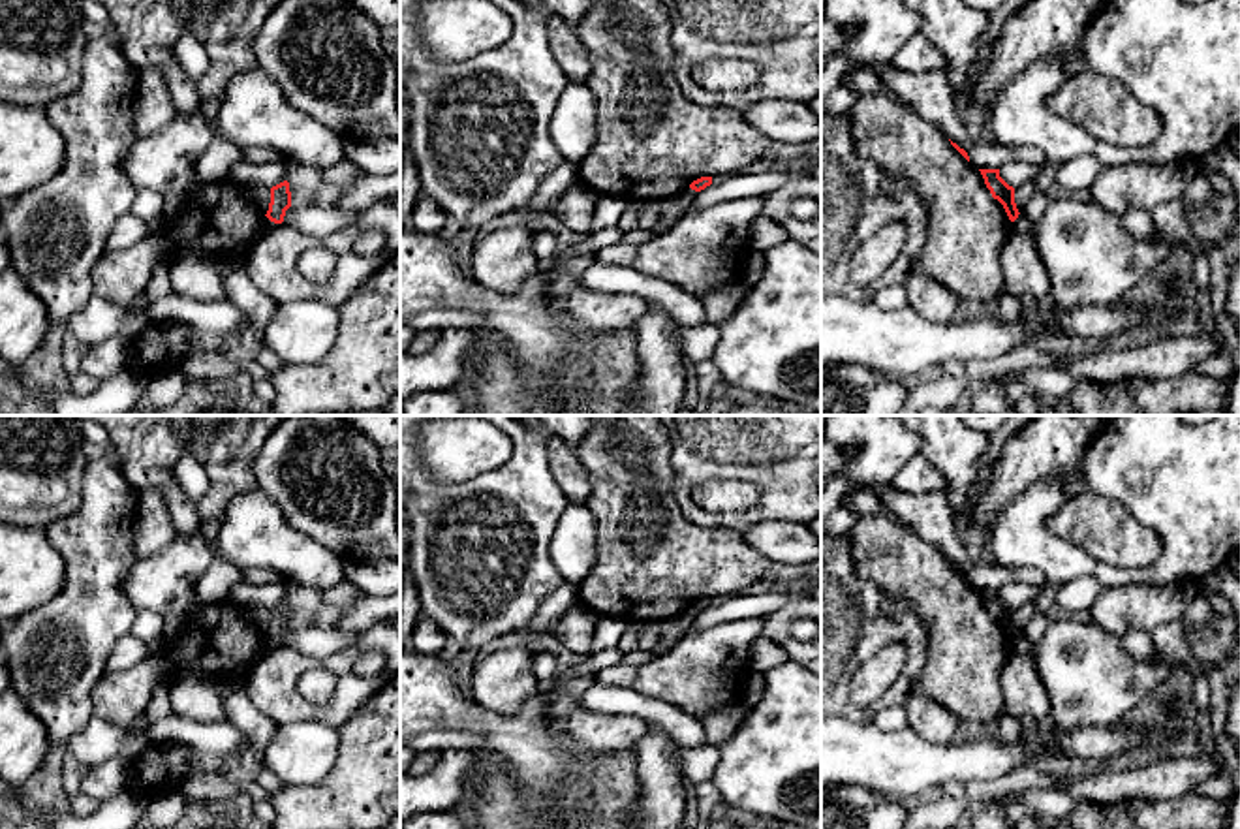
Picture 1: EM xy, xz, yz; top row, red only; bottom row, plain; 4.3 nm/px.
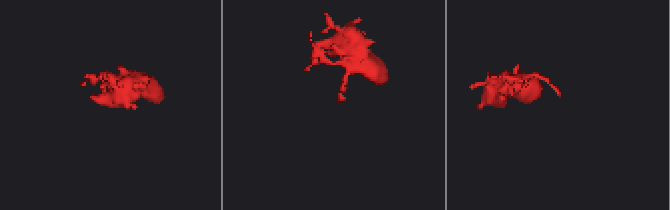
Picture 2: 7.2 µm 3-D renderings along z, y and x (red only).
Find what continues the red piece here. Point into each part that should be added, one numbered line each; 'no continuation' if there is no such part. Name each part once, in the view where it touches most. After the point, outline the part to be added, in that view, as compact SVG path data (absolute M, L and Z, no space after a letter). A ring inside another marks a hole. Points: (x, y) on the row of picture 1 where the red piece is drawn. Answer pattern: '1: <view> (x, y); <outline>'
no continuation

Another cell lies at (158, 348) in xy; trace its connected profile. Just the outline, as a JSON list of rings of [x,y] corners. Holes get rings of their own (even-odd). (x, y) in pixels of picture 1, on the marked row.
[[[156,321],[128,344],[128,368],[141,374],[175,370],[177,365],[195,352],[224,352],[231,336],[201,333],[186,323],[173,321],[160,327]]]

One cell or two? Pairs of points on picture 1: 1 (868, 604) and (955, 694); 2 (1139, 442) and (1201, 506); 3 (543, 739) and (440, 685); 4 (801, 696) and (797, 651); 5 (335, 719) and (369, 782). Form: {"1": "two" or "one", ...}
{"1": "two", "2": "one", "3": "one", "4": "two", "5": "two"}

